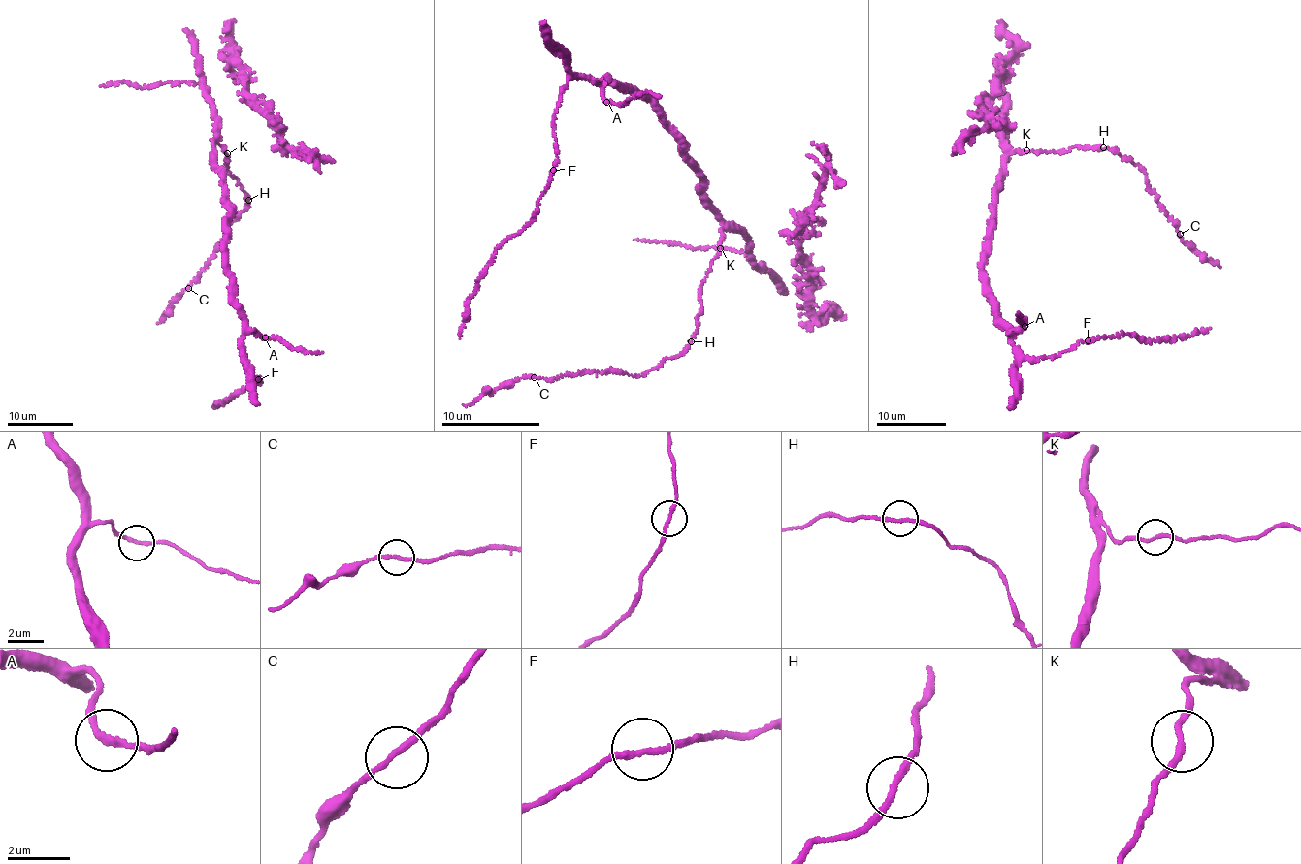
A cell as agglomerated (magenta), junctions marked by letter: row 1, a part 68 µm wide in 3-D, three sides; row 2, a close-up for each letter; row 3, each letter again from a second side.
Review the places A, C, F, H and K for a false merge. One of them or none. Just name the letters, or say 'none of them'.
none of them

